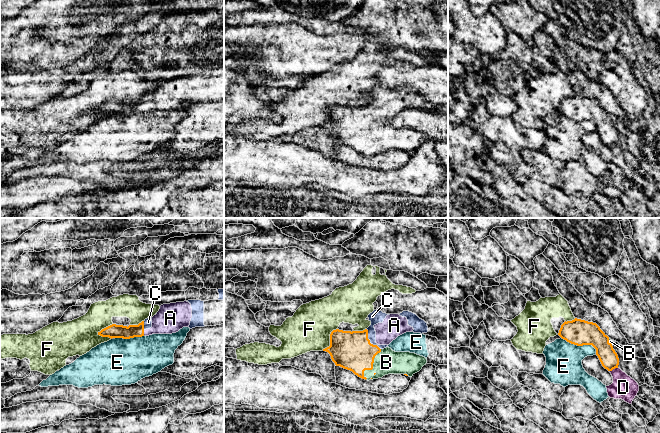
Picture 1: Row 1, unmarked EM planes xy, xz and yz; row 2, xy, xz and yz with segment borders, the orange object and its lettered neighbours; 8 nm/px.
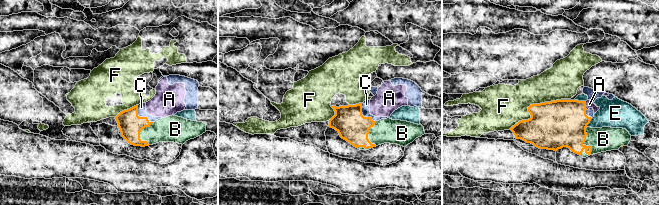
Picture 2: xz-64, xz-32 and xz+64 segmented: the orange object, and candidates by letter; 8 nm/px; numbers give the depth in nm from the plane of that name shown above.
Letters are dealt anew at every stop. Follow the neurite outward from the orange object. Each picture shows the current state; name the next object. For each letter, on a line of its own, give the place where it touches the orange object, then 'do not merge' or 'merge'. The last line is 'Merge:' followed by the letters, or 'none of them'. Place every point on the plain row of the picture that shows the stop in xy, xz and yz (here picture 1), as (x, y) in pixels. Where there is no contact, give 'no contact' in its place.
A: xy (143, 109) | merge
B: xz (372, 143) | merge
C: xz (369, 117) | merge
D: yz (613, 144) | do not merge
E: yz (581, 121) | do not merge
F: xy (104, 104) | do not merge
Merge: A, B, C

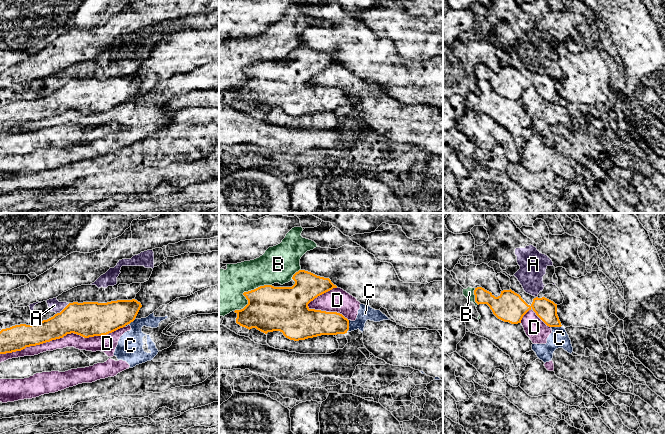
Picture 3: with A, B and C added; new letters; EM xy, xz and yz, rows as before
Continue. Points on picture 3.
A: xy (63, 85) | do not merge
B: xz (245, 68) | do not merge
C: xz (348, 102) | do not merge
D: xy (62, 113) | do not merge
Merge: none of them

